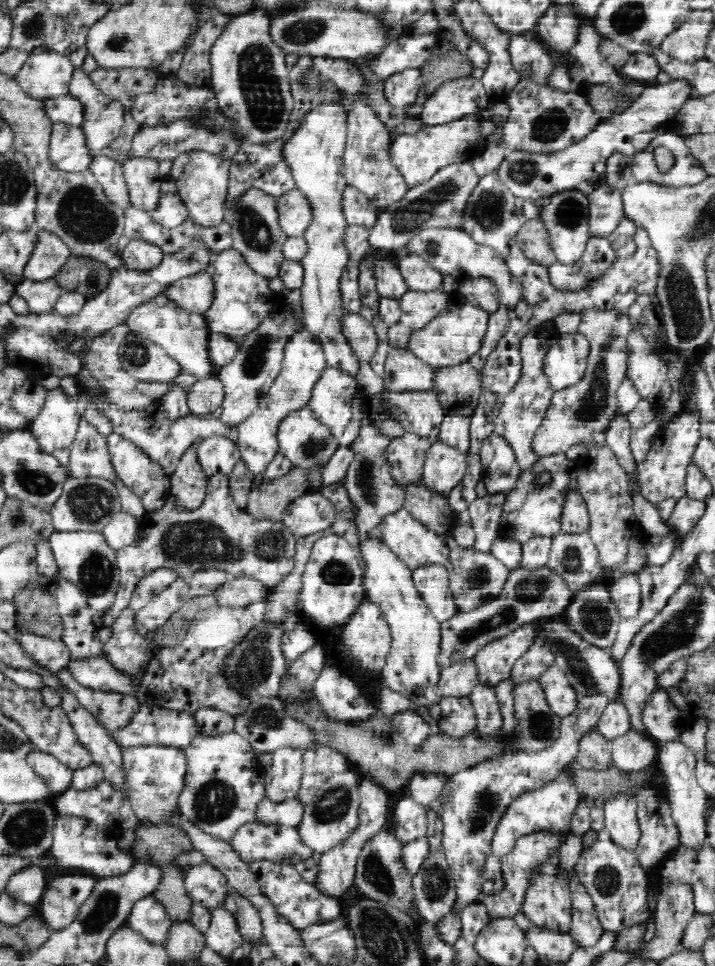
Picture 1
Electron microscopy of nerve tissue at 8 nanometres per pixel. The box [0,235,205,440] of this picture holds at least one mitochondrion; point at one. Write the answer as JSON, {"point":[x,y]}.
{"point":[90,278]}

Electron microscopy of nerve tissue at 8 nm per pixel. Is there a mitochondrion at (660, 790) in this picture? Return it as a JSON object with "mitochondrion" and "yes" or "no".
{"mitochondrion":"no"}

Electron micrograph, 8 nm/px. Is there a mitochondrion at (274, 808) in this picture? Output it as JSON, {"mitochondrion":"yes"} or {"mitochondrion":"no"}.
{"mitochondrion":"no"}

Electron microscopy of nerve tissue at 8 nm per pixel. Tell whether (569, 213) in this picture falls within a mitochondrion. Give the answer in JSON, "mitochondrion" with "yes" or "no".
{"mitochondrion":"yes"}

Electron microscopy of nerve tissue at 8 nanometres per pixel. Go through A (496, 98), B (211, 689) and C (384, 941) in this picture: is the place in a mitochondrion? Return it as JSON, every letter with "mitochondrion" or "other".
{"A":"other","B":"mitochondrion","C":"mitochondrion"}

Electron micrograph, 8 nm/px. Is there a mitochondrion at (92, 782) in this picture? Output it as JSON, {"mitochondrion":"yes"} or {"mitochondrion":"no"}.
{"mitochondrion":"no"}

